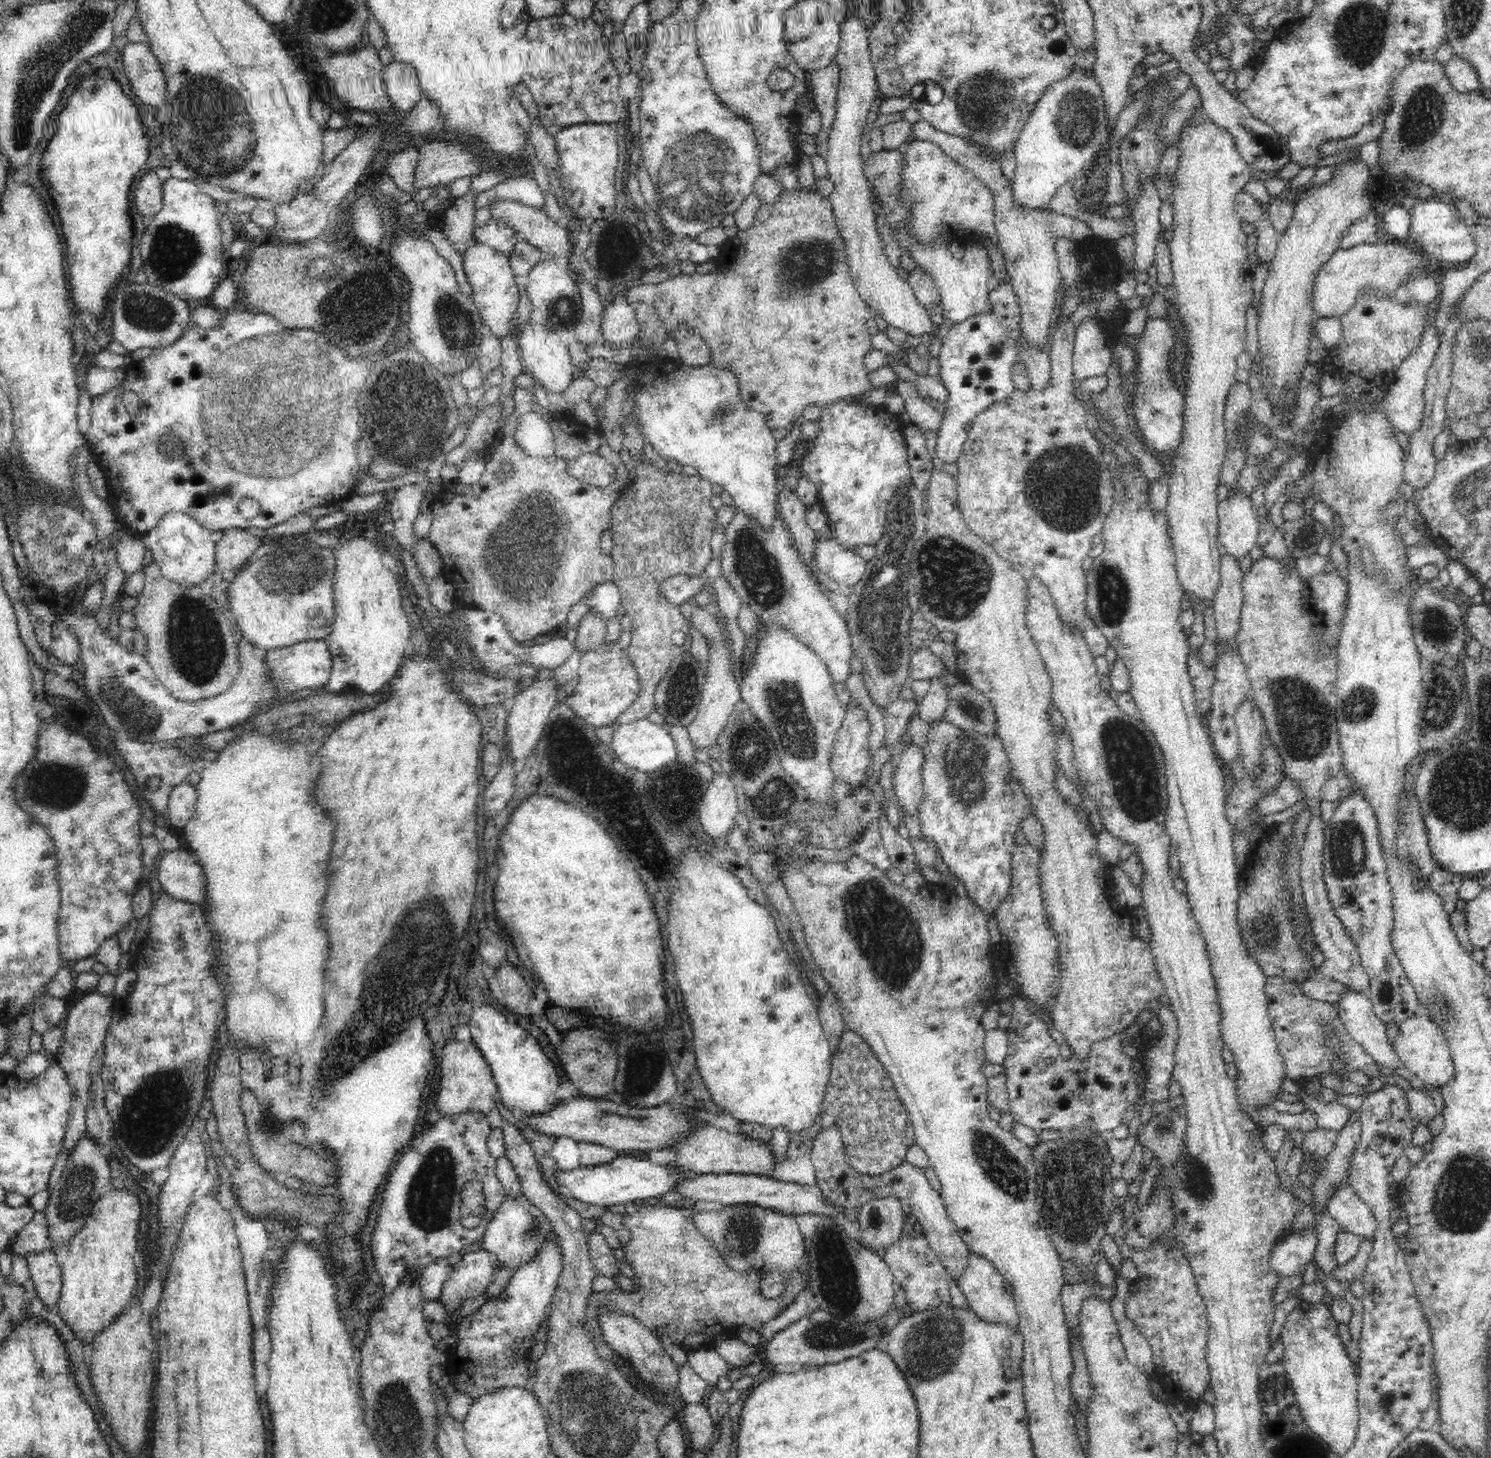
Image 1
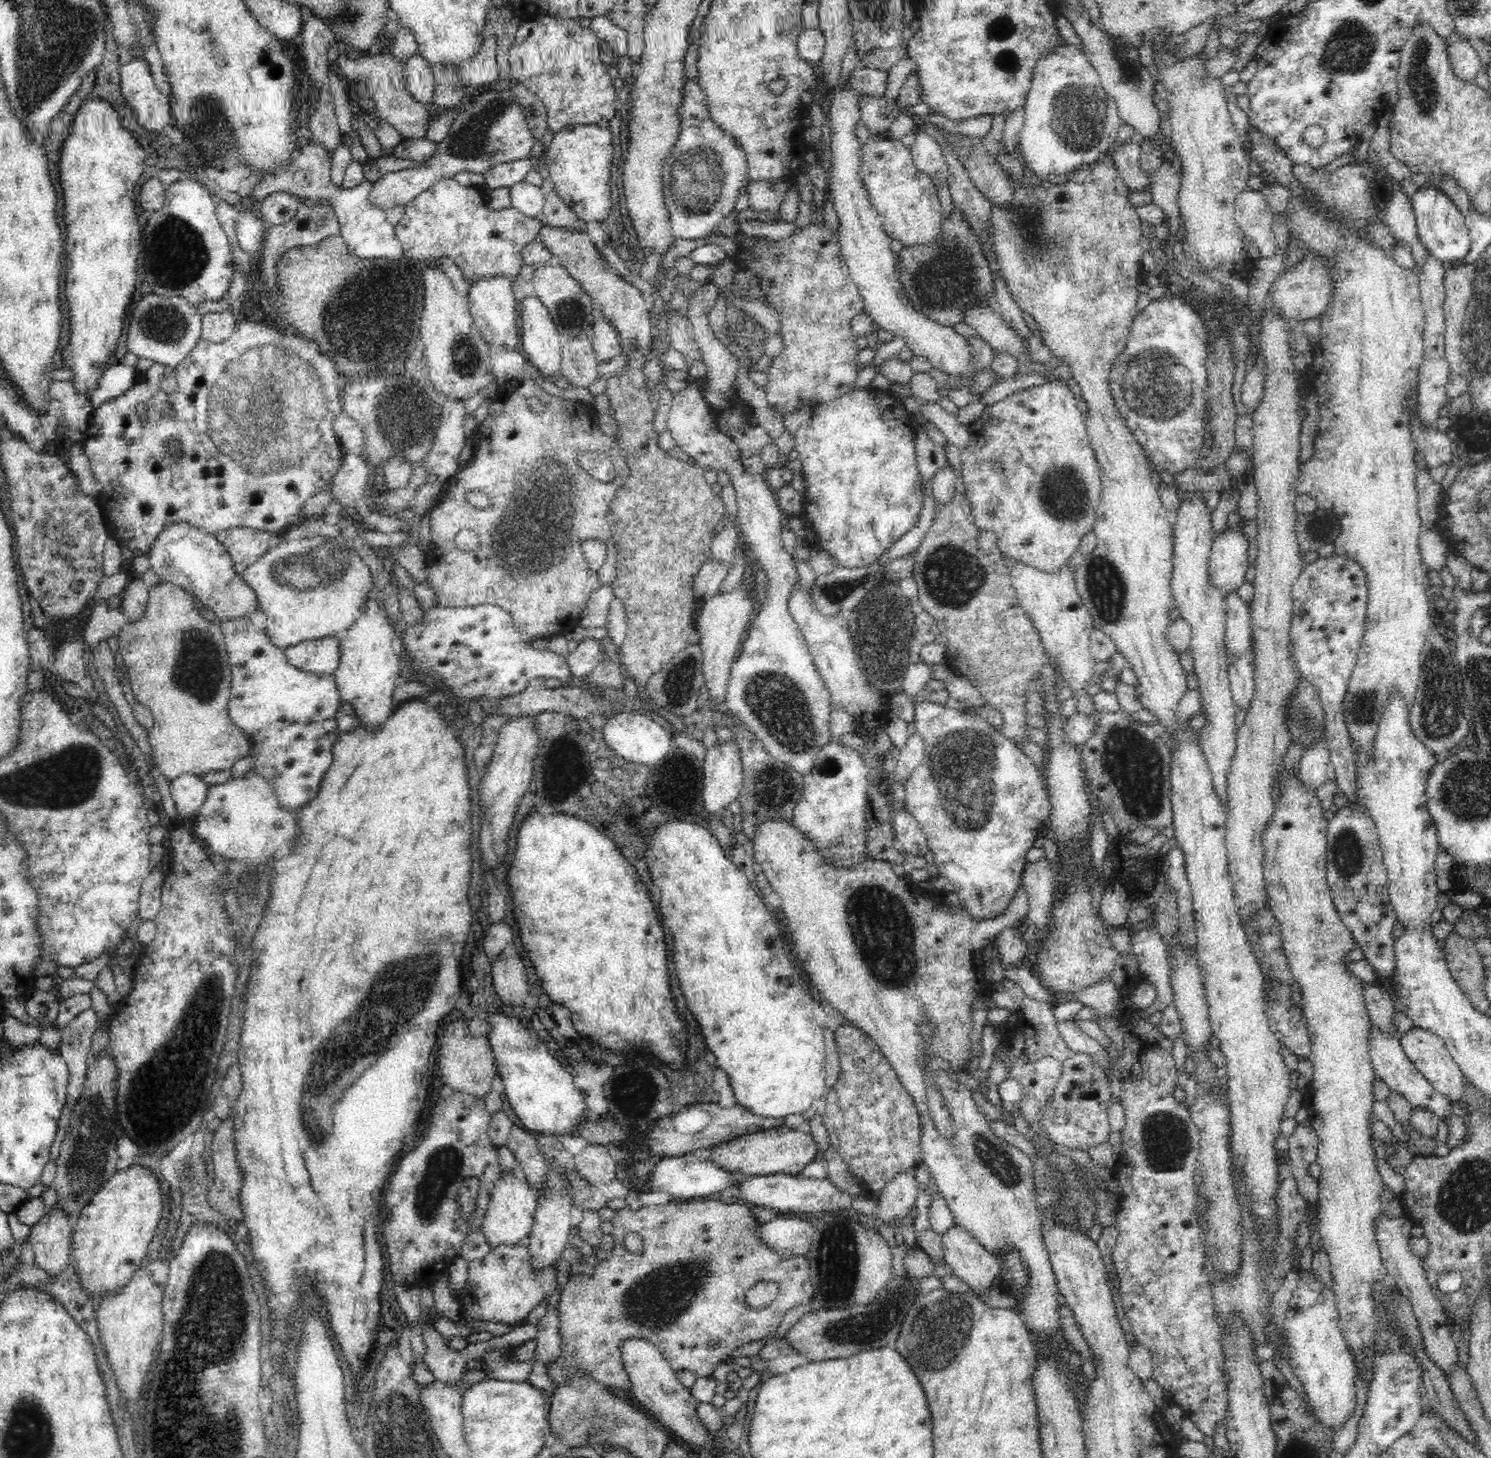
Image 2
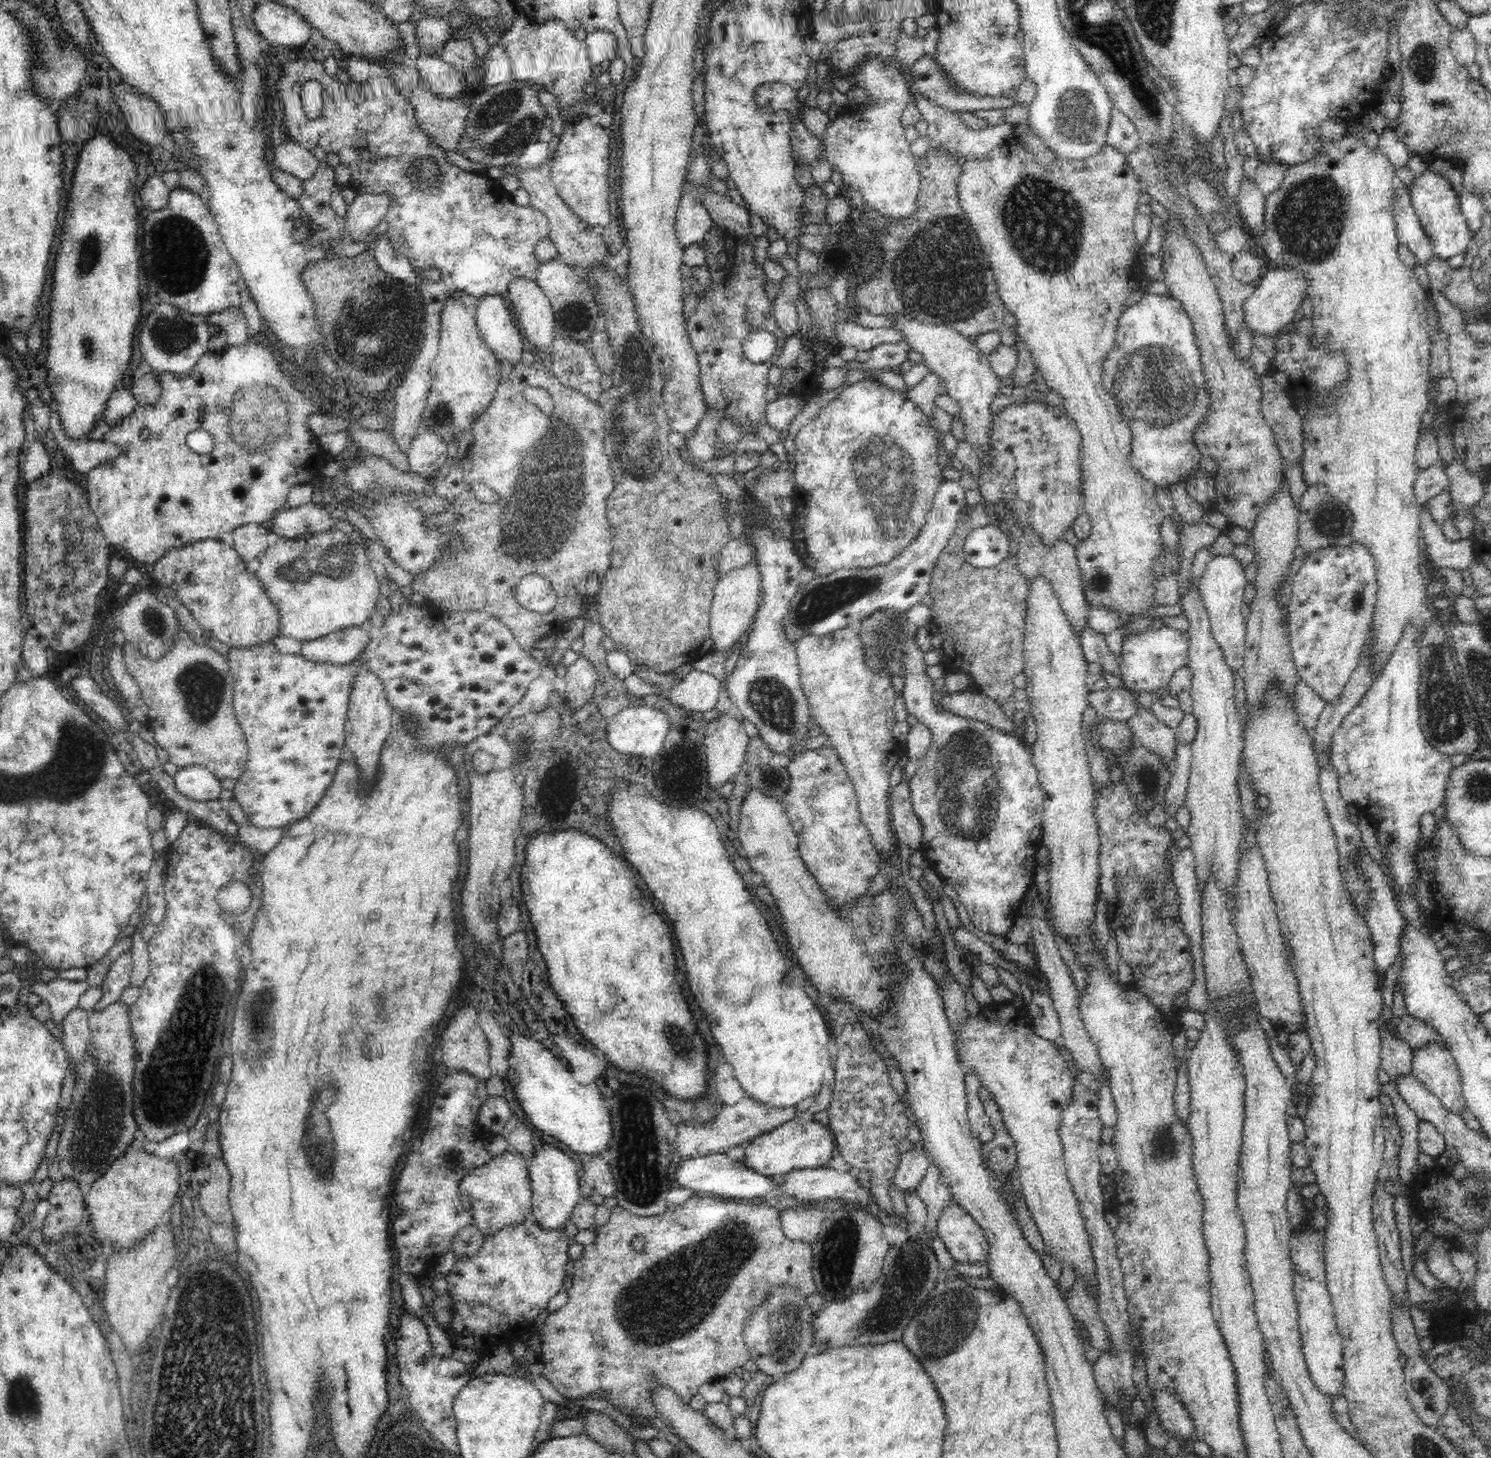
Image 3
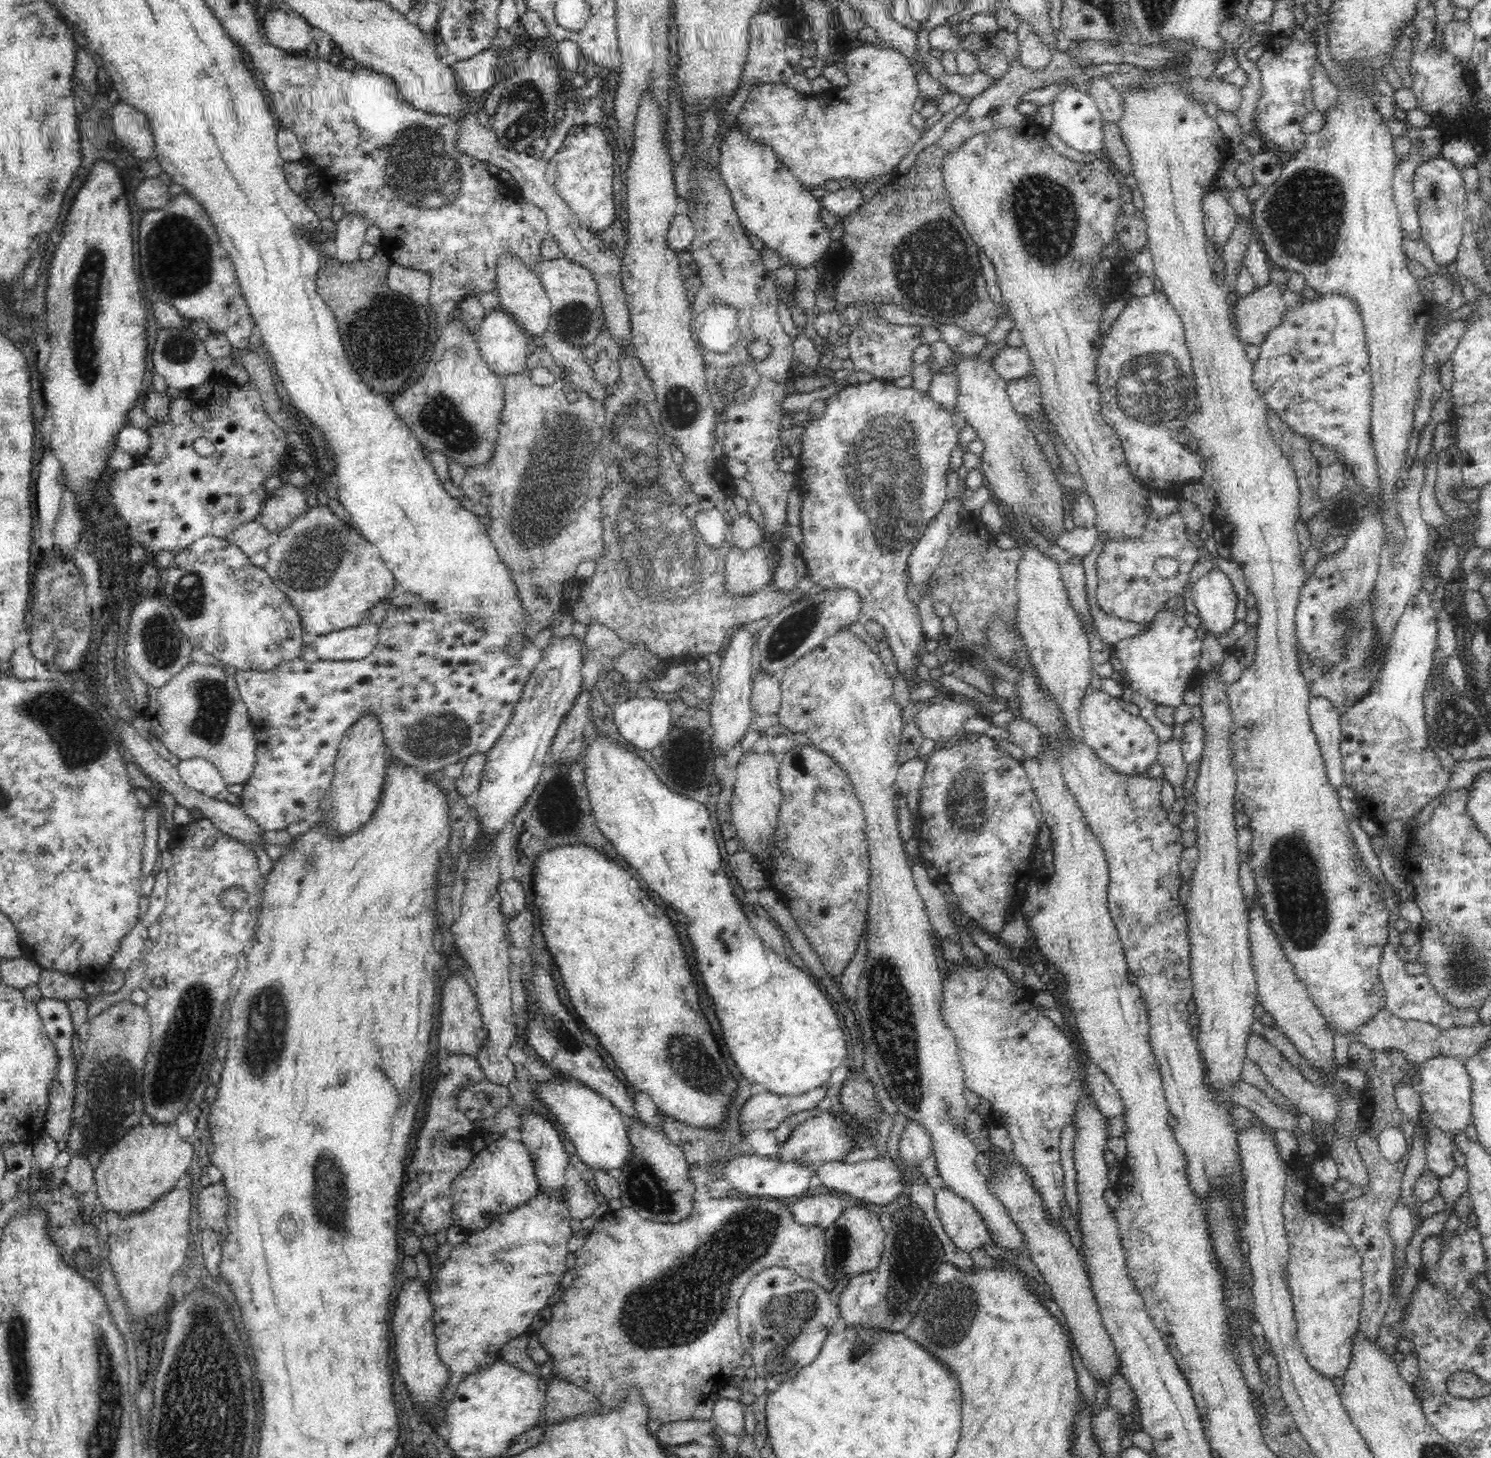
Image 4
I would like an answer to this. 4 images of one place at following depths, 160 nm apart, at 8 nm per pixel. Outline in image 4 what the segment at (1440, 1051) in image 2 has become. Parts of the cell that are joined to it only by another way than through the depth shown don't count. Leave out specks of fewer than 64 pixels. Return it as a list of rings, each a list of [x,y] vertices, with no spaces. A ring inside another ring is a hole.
[[[1438,1055],[1426,1059],[1419,1066],[1419,1085],[1417,1087],[1422,1104],[1431,1116],[1432,1128],[1442,1129],[1452,1140],[1458,1133],[1464,1133],[1472,1120],[1471,1078],[1463,1059]]]

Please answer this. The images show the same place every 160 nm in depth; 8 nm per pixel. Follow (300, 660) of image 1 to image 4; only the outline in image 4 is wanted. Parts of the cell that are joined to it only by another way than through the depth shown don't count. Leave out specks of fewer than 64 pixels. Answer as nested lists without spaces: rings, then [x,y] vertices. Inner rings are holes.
[[[379,620],[317,636],[310,642],[320,660],[357,661],[368,656],[378,644]]]

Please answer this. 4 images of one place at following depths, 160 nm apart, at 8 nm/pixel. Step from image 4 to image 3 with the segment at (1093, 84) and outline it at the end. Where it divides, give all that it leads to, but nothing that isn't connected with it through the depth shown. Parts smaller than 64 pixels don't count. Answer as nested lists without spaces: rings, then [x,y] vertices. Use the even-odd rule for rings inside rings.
[[[1113,106],[1106,144],[1113,146],[1119,153],[1126,154],[1126,152],[1135,152],[1140,149],[1138,140],[1140,137],[1138,137],[1135,124],[1132,124],[1125,114]]]

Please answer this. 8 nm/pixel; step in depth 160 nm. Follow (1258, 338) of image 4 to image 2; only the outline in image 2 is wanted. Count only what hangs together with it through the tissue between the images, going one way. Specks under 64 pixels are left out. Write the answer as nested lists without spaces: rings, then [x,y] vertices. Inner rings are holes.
[[[1318,258],[1306,259],[1290,269],[1282,270],[1272,282],[1267,298],[1267,307],[1275,310],[1278,316],[1302,322],[1324,314],[1331,306],[1331,273],[1327,264]]]

